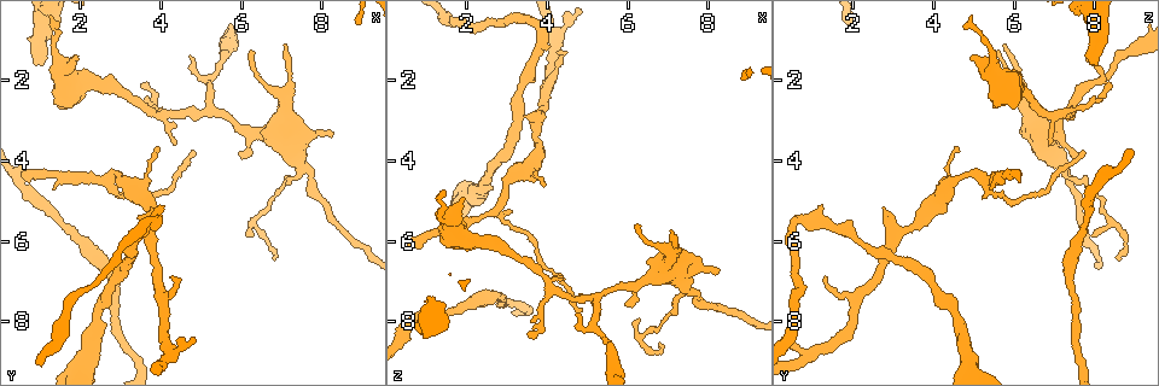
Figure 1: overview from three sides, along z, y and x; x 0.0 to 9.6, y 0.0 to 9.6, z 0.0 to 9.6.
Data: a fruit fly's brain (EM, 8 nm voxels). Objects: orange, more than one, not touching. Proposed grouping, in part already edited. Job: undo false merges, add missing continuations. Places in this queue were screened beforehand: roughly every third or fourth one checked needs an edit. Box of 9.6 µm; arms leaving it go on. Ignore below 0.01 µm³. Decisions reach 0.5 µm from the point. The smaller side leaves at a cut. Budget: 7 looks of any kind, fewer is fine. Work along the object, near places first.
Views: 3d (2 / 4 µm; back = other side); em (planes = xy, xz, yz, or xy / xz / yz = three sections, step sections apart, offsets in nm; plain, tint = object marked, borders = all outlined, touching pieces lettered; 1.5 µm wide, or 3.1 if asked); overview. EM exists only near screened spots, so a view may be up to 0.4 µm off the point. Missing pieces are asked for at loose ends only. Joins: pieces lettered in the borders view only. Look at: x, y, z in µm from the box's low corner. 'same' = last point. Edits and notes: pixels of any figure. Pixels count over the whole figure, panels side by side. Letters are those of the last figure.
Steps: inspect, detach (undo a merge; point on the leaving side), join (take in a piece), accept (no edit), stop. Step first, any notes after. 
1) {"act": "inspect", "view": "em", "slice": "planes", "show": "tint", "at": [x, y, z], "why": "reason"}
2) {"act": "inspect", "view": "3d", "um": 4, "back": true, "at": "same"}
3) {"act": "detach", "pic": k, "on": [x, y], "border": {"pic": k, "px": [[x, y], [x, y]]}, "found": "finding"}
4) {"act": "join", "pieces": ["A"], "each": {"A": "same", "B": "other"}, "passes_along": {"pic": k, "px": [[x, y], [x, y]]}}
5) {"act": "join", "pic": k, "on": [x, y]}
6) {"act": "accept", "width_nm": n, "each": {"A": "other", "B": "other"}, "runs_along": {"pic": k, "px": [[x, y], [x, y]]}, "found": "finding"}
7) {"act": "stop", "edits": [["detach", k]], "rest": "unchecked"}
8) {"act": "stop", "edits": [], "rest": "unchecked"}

{"act": "inspect", "view": "em", "slice": "yz", "step": 4, "show": "borders", "at": [3.30, 4.80, 4.25], "why": "thick turns thin"}

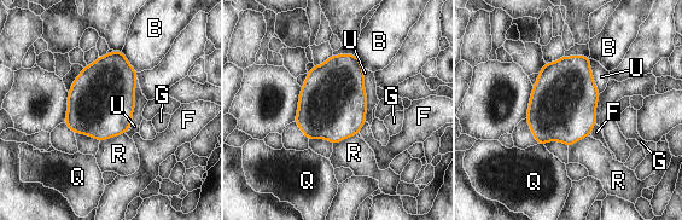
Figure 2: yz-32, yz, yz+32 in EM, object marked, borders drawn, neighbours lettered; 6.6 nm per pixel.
{"act": "accept", "longest_contact_nm": ["U", 360], "each": {"B": "other", "F": "other", "G": "other", "Q": "other", "R": "other", "U": "other"}, "border": {"pic": 2, "px": [[124, 132], [100, 142]]}, "found": "continuous, no second cell"}

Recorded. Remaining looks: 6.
{"act": "inspect", "view": "3d", "um": 4, "at": [4.10, 5.15, 1.15]}

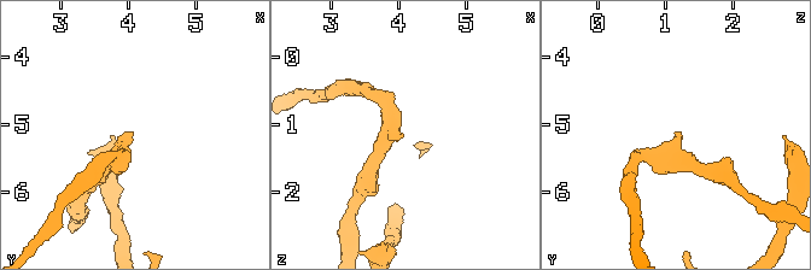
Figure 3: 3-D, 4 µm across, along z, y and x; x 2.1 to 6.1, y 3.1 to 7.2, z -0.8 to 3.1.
{"act": "inspect", "view": "em", "slice": "xy", "step": 4, "show": "tint", "at": [4.05, 5.10, 1.10], "why": "need the tissue"}

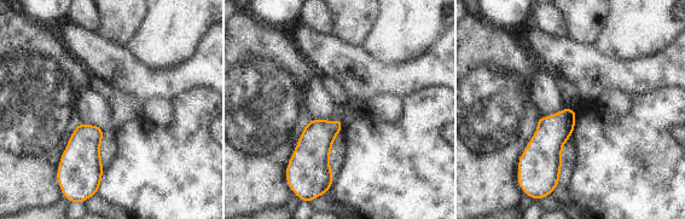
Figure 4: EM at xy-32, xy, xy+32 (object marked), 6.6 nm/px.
{"act": "inspect", "view": "em", "slice": "xy", "step": 4, "show": "borders", "at": "same", "why": "what lies round it"}

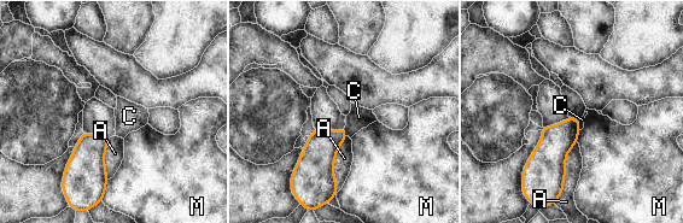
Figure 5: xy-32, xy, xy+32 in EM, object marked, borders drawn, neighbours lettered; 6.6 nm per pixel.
{"act": "accept", "longest_contact_nm": ["A", 400], "each": {"A": "other", "C": "other", "M": "other"}, "border": {"pic": 5, "px": [[344, 127], [348, 135]]}, "found": "no lettered piece goes on from it"}

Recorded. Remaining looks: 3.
{"act": "inspect", "view": "3d", "um": 2, "at": [2.00, 6.05, 7.60], "why": "calibre changes"}

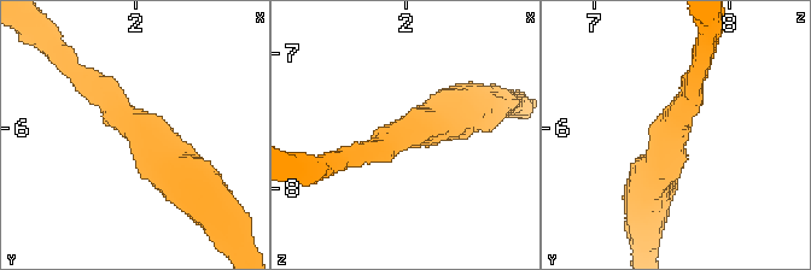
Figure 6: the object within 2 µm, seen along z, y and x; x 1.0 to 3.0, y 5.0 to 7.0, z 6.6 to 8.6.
{"act": "inspect", "view": "em", "slice": "xy", "step": 4, "show": "tint", "at": [2.02, 6.00, 7.56], "arm_widths_nm": [190, 360]}

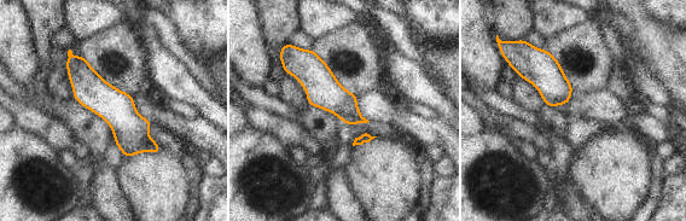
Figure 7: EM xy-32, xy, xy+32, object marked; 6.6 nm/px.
{"act": "inspect", "view": "em", "slice": "planes", "show": "borders", "at": "same", "why": "another direction"}

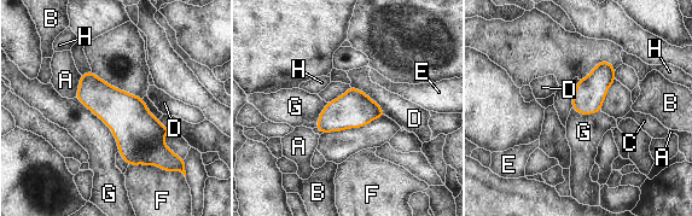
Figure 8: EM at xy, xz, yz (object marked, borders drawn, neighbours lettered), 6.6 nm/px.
{"act": "accept", "each": {"A": "other", "B": "other", "C": "other", "D": "other", "E": "other", "F": "other", "G": "other", "H": "other"}, "runs_along": {"pic": 8, "px": [[83, 77], [162, 156], [170, 156]]}, "found": "all the same cell"}

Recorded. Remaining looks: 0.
{"act": "stop", "edits": [], "rest": "unchecked"}

